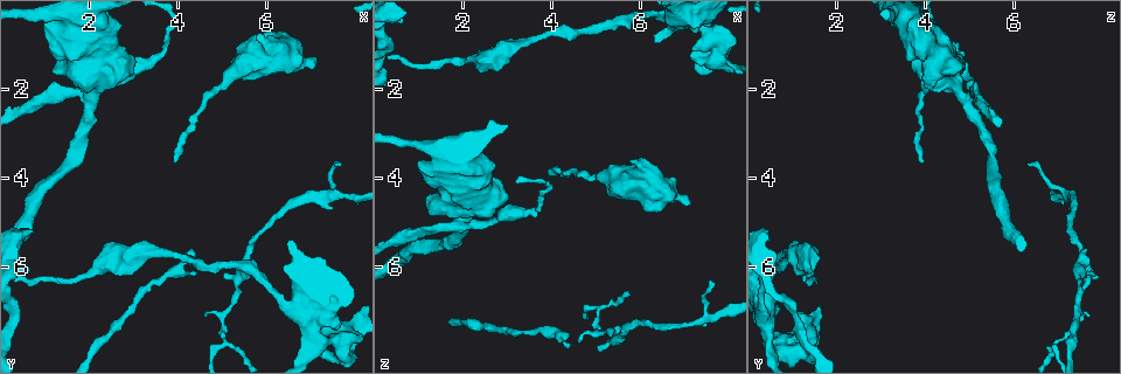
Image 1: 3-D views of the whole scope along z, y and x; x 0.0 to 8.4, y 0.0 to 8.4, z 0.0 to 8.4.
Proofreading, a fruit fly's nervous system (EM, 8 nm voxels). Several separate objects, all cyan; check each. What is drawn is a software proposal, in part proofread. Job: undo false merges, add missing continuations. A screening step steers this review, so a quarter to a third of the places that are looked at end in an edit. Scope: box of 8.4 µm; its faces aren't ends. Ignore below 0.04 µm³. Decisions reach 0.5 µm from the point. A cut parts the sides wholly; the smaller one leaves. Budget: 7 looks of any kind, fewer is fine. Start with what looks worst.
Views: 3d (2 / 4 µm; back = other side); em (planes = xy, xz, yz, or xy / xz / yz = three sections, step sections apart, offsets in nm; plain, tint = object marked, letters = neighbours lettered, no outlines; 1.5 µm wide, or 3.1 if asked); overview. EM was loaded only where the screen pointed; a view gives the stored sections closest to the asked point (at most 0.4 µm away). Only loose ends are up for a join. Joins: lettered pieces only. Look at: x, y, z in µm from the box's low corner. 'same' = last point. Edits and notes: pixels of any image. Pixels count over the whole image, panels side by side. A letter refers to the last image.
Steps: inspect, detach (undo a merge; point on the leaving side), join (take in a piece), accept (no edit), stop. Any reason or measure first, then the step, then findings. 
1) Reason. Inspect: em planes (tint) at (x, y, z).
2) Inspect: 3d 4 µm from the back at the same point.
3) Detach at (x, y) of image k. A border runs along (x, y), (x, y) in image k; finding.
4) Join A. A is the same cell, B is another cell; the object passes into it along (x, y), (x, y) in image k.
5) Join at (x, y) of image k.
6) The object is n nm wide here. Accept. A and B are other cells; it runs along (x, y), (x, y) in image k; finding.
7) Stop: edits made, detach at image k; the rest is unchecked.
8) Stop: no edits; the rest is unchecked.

Arms part here. Inspect: 3d 4 µm at (2.05, 2.20, 4.90).

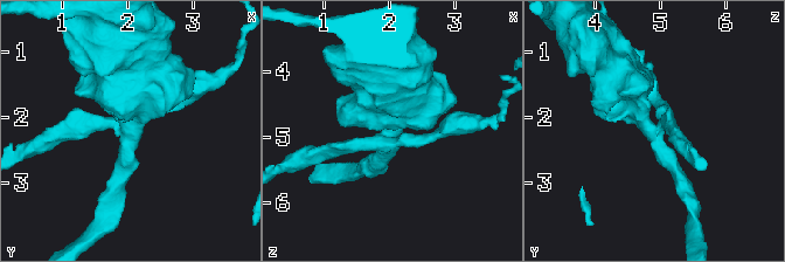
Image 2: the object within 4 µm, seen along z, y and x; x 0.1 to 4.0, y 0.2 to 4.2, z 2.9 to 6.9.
3 arms meet here; the arms are 220, 220, 550 nm wide. Inspect: em planes (letters) at (2.00, 2.20, 4.90).

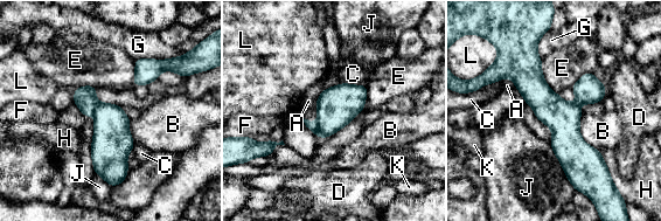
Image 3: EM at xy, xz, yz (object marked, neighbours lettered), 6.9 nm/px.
The longest contact is with J, 380 nm. Detach at (314, 128) of image 3. A, B, C, D, E, F, G, H, J, K and L are other cells; a border runs along (318, 125), (318, 132), (321, 137) in image 3; two neurons meet here.

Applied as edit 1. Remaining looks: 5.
Inspect: overview.

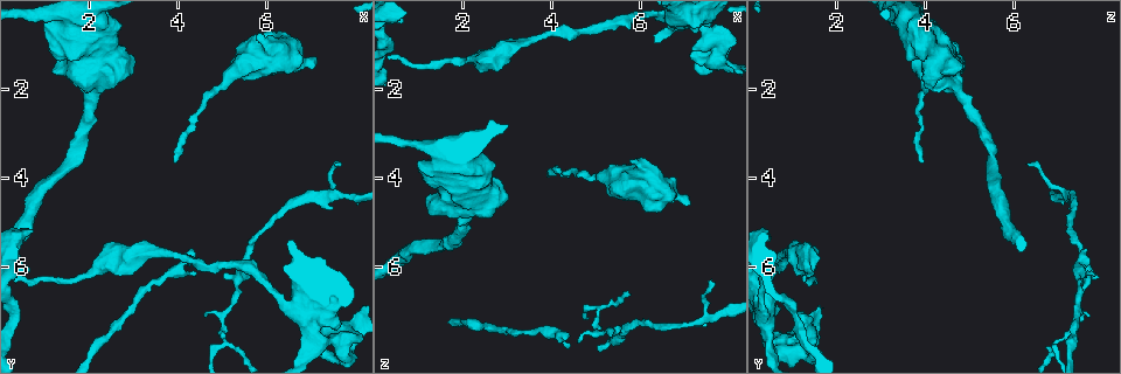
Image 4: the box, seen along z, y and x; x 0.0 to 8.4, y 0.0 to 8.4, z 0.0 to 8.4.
Free end. Inspect: 3d 2 µm from the back at (7.10, 1.35, 4.60).

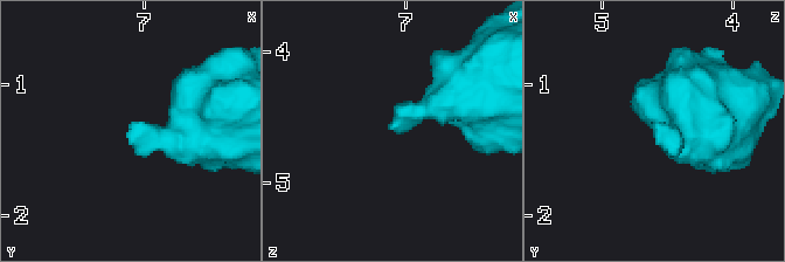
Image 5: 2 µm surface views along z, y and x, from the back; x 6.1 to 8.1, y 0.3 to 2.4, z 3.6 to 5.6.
Inspect: em planes (letters) at (7.14, 1.32, 4.56).

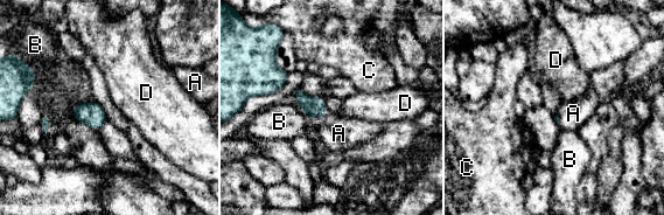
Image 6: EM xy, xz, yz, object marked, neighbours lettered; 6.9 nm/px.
Join at (339, 133) of image 6. A is the same cell, B, C and D are other cells; the object passes into it along (313, 106), (323, 115), (339, 133) in image 6; the neuron continues.

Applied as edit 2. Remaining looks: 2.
Stop: edits made, detach at image 3, join at image 6; the rest is unchecked.

